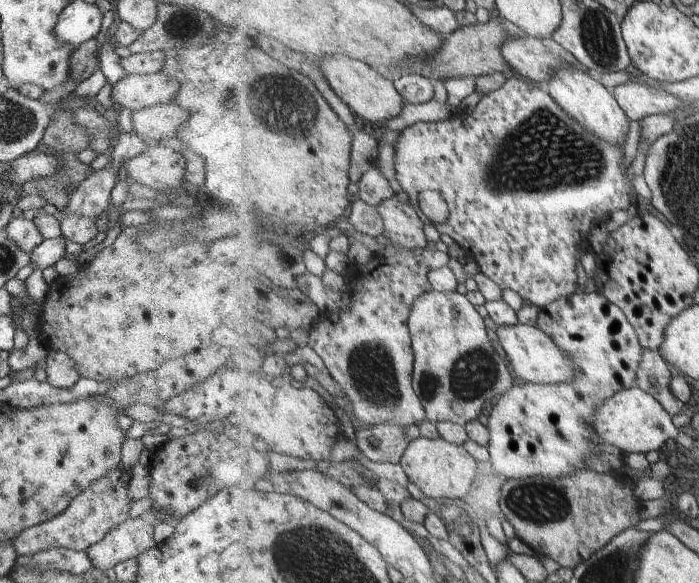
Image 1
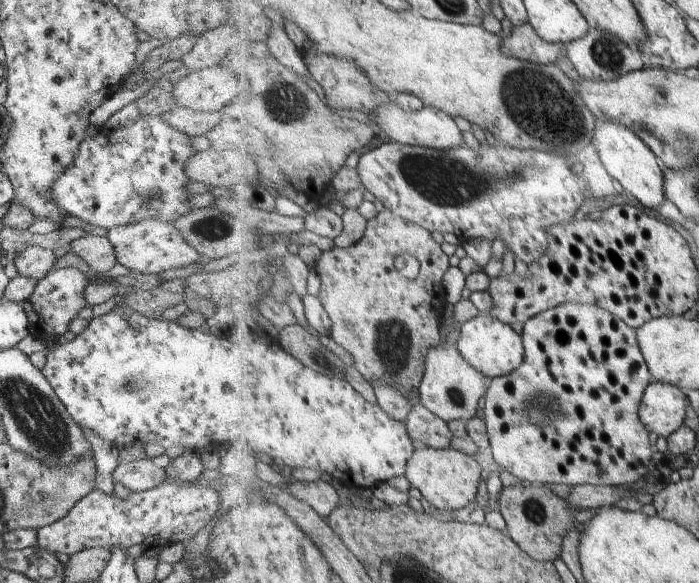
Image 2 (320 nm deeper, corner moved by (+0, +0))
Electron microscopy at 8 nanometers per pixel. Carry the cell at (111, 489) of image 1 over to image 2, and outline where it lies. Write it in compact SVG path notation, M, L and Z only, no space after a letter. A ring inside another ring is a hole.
M145 459L121 462L112 474L112 482L120 482L131 492L149 490L164 480L167 480L164 469Z

